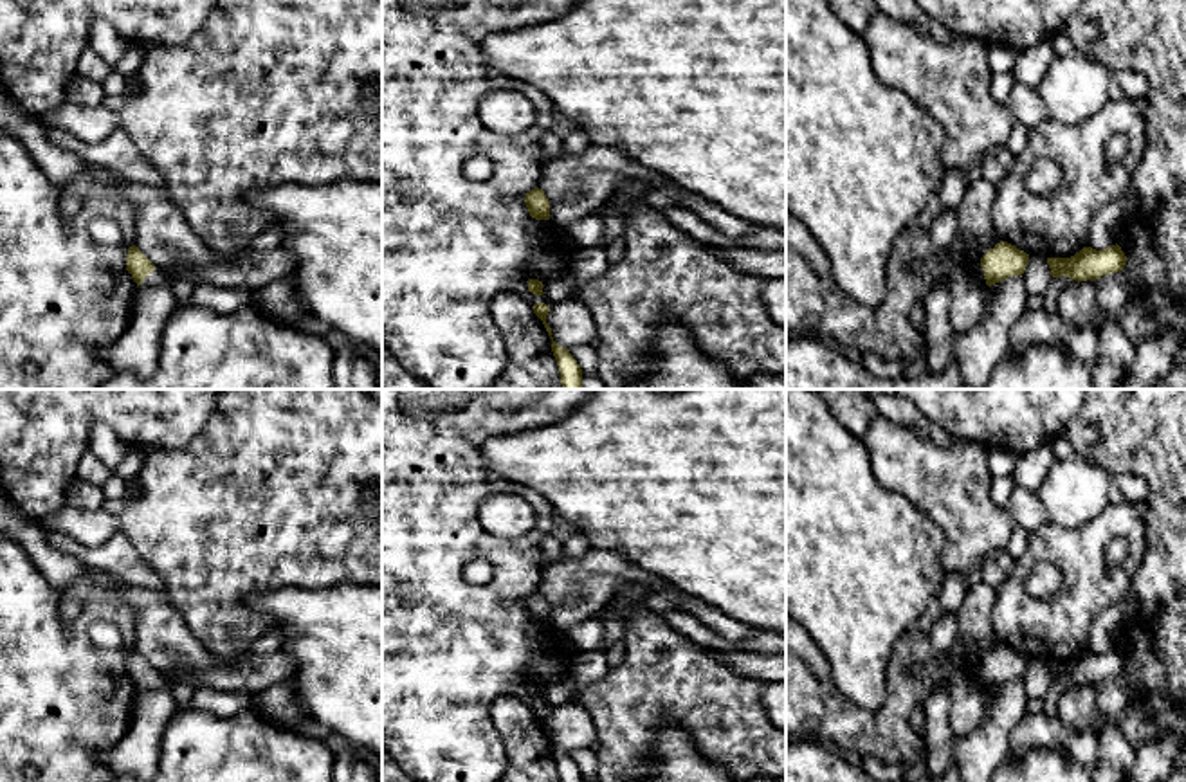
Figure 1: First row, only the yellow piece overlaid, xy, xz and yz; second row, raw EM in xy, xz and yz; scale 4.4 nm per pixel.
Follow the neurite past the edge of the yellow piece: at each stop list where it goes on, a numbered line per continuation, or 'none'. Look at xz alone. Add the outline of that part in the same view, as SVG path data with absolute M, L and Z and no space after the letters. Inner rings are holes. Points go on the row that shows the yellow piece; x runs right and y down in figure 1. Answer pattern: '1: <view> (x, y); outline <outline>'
none

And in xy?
1: xy (157, 276); outline M155 268L151 274L148 274L142 279L142 285L162 285L168 279L166 272L160 268Z

